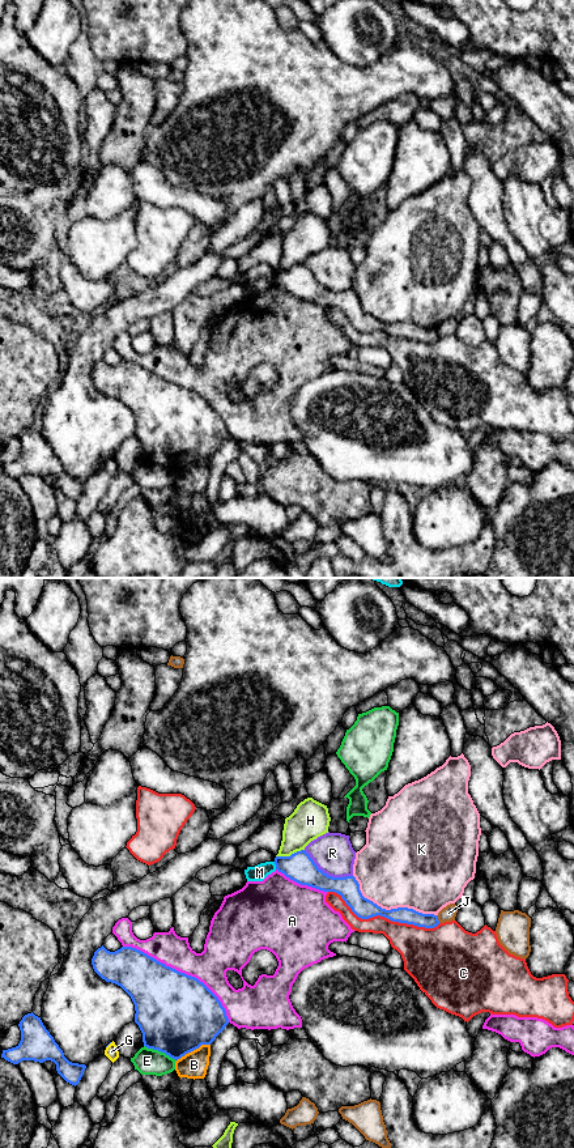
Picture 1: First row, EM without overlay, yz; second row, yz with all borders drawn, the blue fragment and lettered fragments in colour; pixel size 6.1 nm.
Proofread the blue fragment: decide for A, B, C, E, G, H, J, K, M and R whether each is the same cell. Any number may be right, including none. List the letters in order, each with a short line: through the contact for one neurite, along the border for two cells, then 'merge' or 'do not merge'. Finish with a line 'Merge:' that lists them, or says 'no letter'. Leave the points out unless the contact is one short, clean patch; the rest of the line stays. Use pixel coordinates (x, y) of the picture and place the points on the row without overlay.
A: do not merge
B: do not merge
C: do not merge
E: do not merge
G: do not merge
H: line yz (303, 263), (289, 270), (276, 271); do not merge
J: line yz (436, 330), (439, 336); do not merge
K: do not merge
M: line yz (273, 276), (276, 283); do not merge
R: do not merge
Merge: no letter

